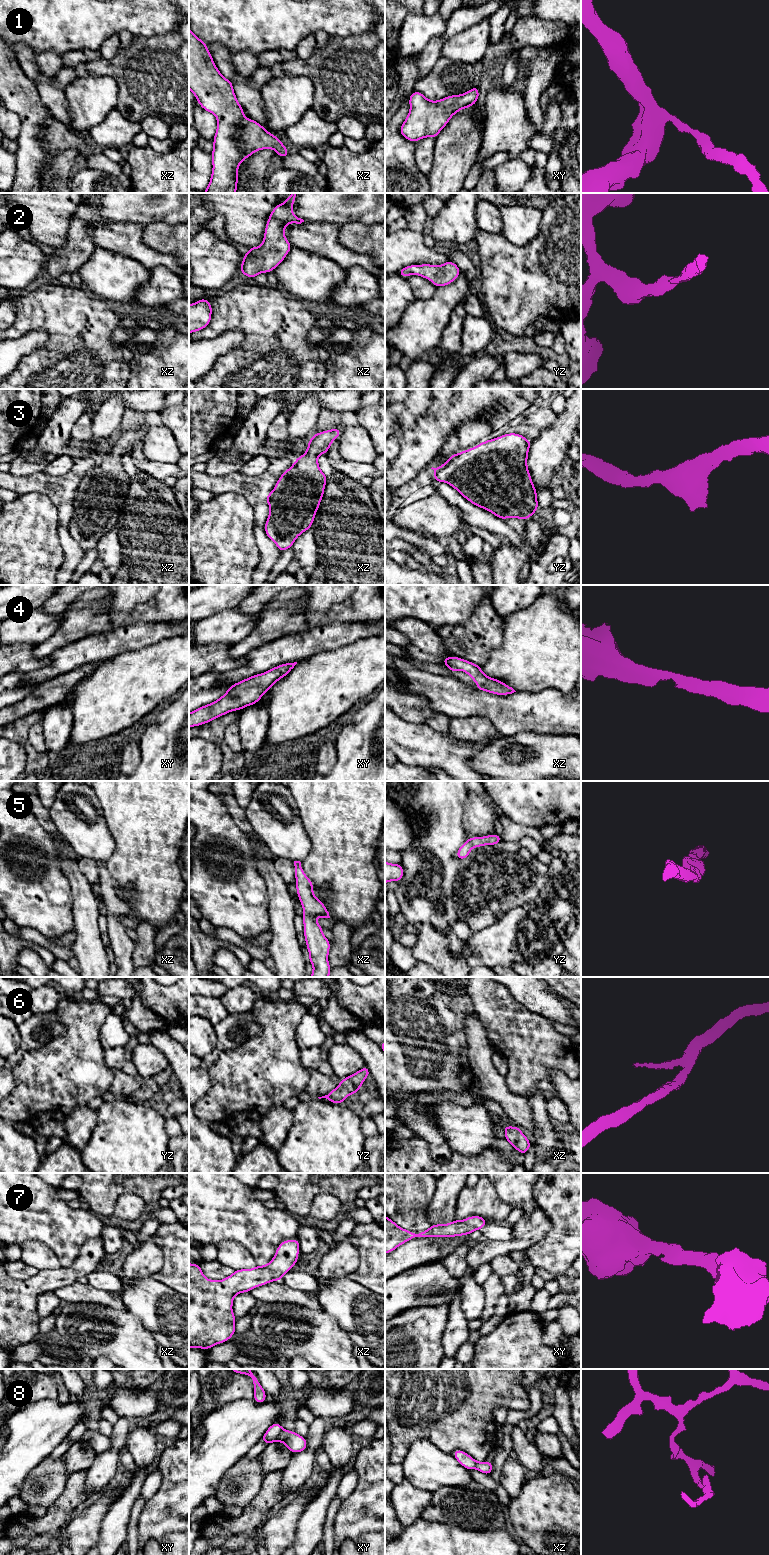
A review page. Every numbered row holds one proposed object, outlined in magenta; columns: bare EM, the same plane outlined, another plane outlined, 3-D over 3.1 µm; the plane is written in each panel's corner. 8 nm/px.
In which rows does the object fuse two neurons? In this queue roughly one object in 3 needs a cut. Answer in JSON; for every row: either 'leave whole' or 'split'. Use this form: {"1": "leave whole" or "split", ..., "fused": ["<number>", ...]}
{"1": "leave whole", "2": "leave whole", "3": "leave whole", "4": "leave whole", "5": "leave whole", "6": "leave whole", "7": "leave whole", "8": "split", "fused": ["8"]}

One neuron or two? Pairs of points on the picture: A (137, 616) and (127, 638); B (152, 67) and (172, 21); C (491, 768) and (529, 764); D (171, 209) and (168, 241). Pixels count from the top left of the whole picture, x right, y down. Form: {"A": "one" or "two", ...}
{"A": "two", "B": "two", "C": "one", "D": "two"}

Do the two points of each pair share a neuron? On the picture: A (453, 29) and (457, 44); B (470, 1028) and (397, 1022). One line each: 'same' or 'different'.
A: different
B: different

